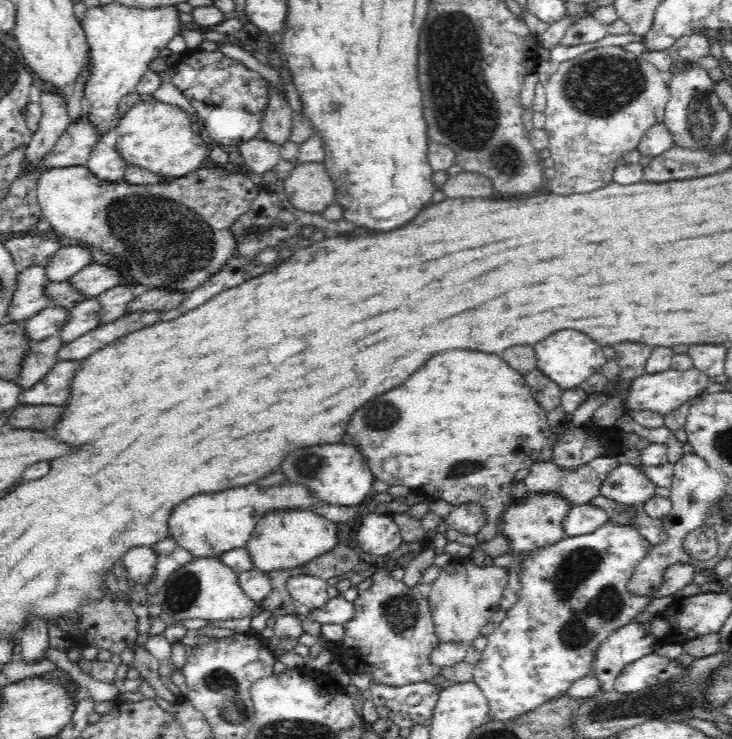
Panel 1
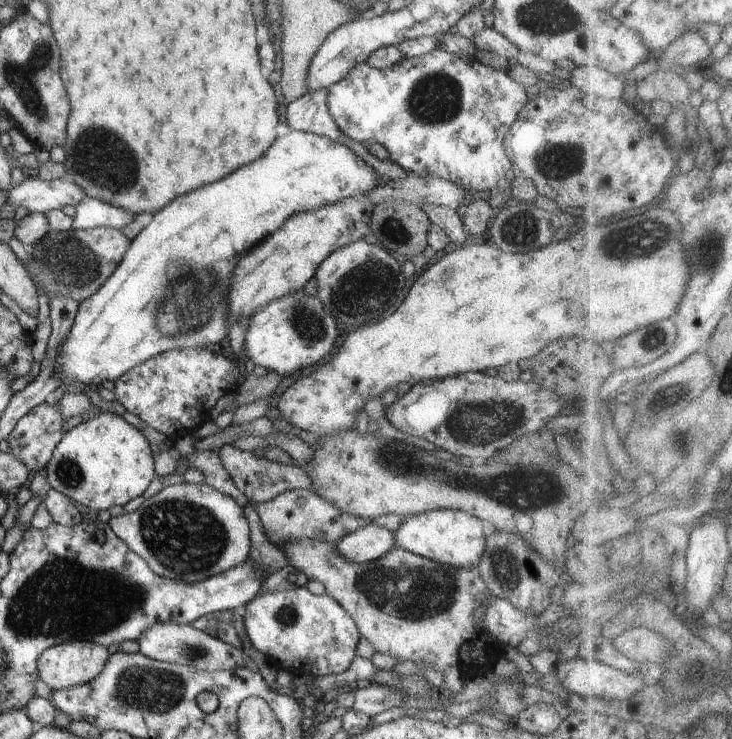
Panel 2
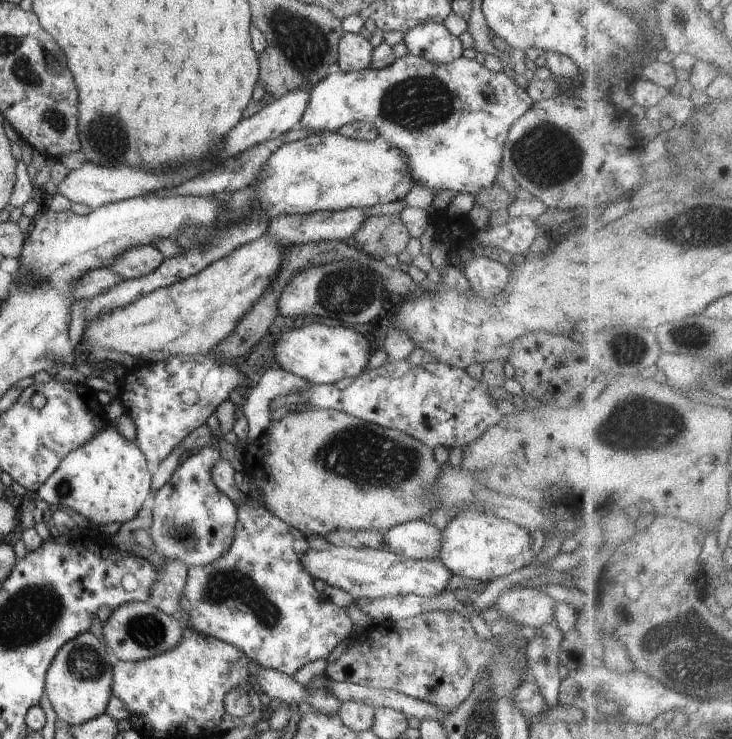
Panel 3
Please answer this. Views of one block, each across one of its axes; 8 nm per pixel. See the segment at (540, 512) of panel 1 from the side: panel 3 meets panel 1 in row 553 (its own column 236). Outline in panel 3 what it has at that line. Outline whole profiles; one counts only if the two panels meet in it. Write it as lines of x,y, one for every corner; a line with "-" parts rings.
218,442
206,444
200,452
179,464
170,480
162,486
154,498
152,524
147,533
154,542
155,552
180,560
187,568
206,566
226,554
238,522
238,509
212,482
210,470
220,460

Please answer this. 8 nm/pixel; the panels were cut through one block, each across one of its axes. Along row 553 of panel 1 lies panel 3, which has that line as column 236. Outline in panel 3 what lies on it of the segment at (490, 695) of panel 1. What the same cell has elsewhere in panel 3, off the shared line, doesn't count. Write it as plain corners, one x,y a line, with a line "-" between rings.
252,494
238,506
238,522
230,548
218,560
206,566
187,568
186,586
182,588
180,608
188,616
194,631
234,644
256,666
293,676
308,662
327,658
329,654
350,636
354,623
346,614
346,608
329,601
324,602
314,588
314,578
302,566
302,554
310,548
306,536
293,526
276,518

